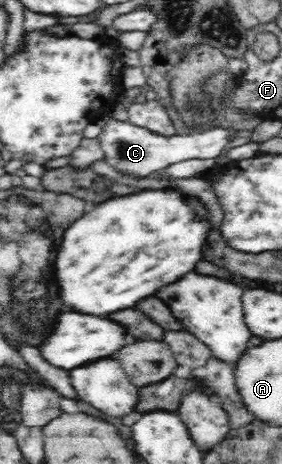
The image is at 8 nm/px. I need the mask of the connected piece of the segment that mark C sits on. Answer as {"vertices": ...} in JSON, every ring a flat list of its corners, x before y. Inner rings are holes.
{"vertices":[[109,116,105,117,102,123,103,129,97,138,105,153,103,159,119,173,137,174,146,179,152,178,153,173,179,161,219,157,221,151,231,143,231,139,237,137,237,129,233,127,213,127,213,129,192,134,176,133,171,137,163,137,136,127,129,121,117,121]]}

